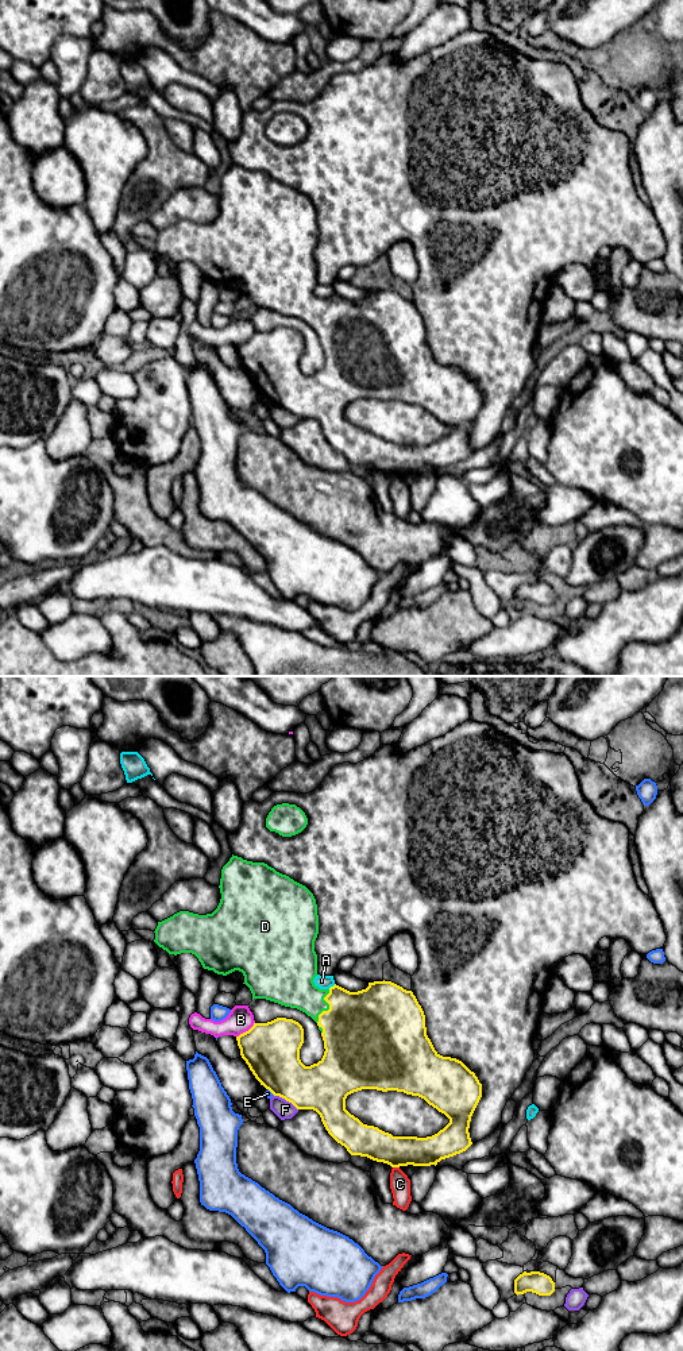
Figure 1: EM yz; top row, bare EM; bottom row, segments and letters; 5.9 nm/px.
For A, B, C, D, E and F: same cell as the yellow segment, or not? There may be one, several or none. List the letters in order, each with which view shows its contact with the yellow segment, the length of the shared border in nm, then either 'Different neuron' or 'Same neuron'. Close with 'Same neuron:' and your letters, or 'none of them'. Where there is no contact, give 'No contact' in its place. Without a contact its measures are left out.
A: Touches yellow in yz. Shared border 50 nm. Different neuron
B: Touches yellow in yz. Shared border 140 nm. Different neuron
C: Touches yellow in yz. Shared border 40 nm. Different neuron
D: Touches yellow in yz. Shared border 220 nm. Same neuron
E: Touches yellow in yz. Shared border 60 nm. Different neuron
F: Touches yellow in yz. Shared border 170 nm. Different neuron
Same neuron: D

